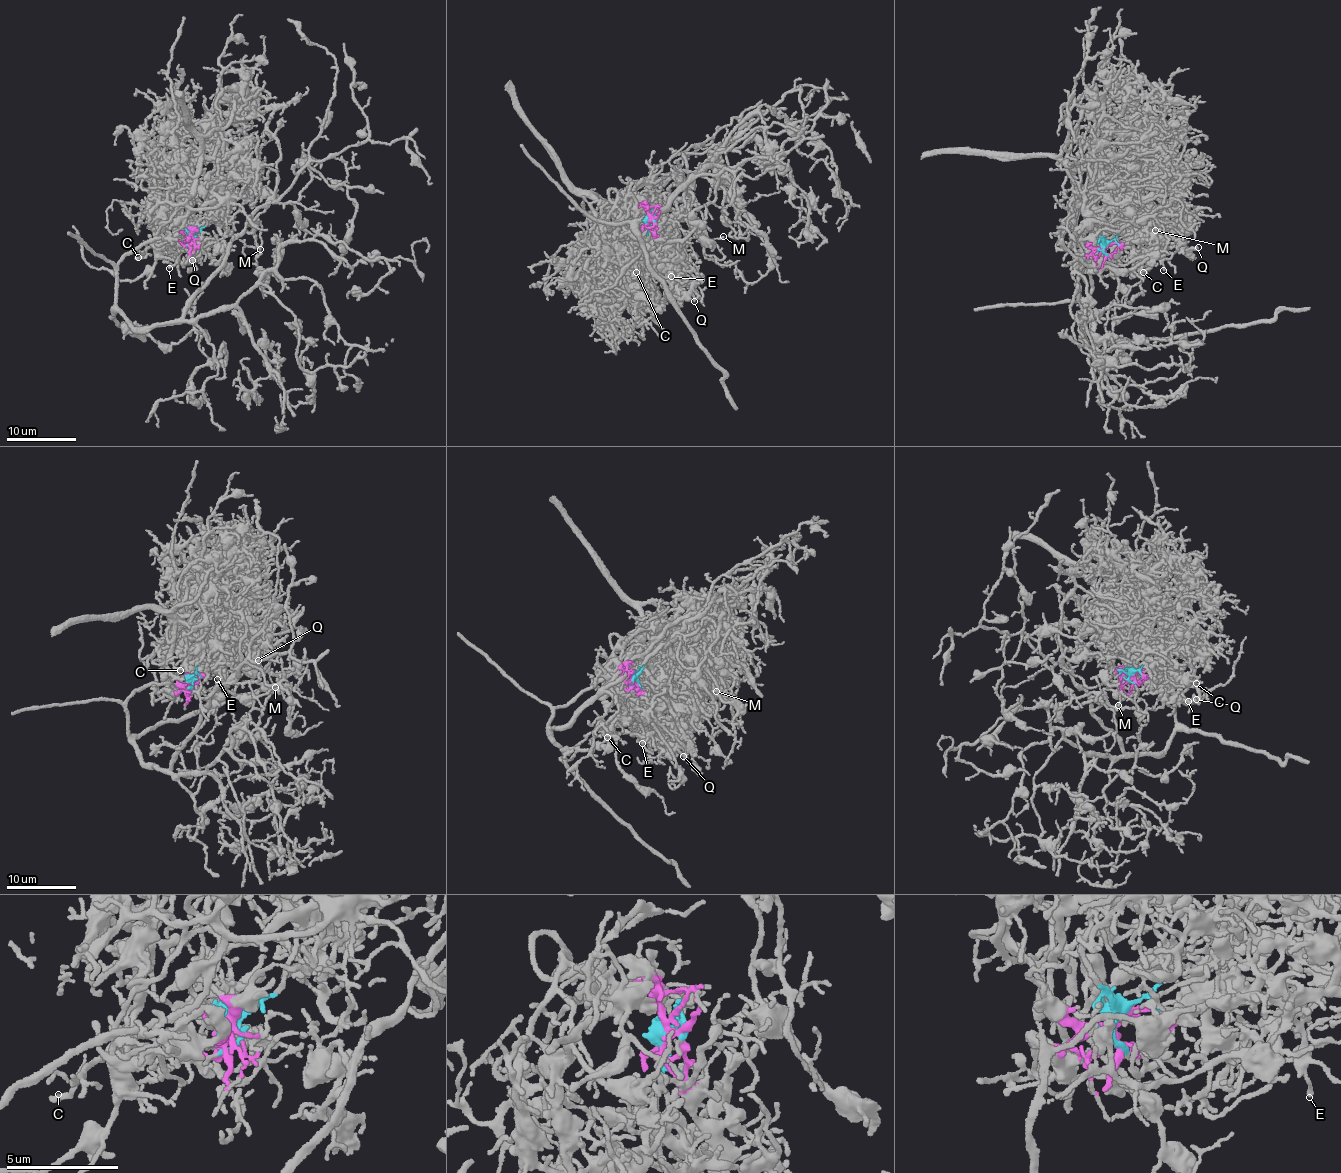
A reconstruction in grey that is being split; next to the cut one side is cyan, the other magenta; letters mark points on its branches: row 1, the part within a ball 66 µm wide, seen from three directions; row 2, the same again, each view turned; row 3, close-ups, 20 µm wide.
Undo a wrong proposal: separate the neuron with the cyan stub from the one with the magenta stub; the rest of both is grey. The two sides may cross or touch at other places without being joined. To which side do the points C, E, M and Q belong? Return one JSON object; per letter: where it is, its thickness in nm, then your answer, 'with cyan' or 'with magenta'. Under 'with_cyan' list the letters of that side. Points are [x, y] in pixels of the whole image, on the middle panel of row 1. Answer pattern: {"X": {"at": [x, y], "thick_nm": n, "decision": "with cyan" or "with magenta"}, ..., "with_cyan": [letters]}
{"C": {"at": [636, 272], "thick_nm": 190, "decision": "with magenta"}, "E": {"at": [671, 276], "thick_nm": 150, "decision": "with magenta"}, "M": {"at": [723, 236], "thick_nm": 120, "decision": "with cyan"}, "Q": {"at": [694, 301], "thick_nm": 150, "decision": "with magenta"}, "with_cyan": ["M"]}

